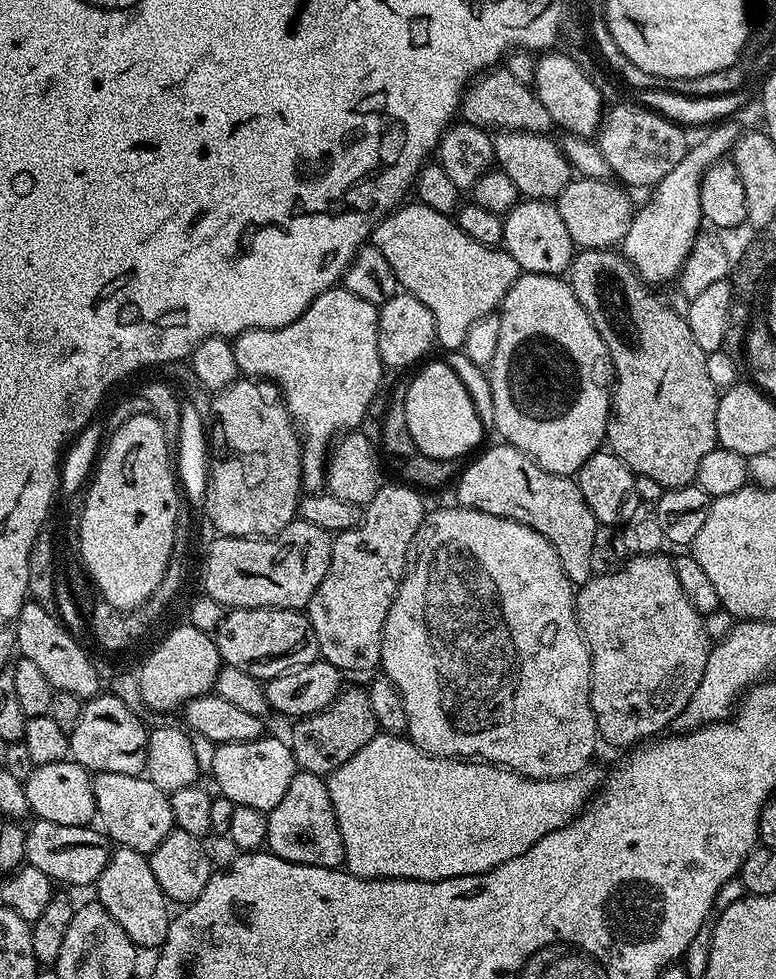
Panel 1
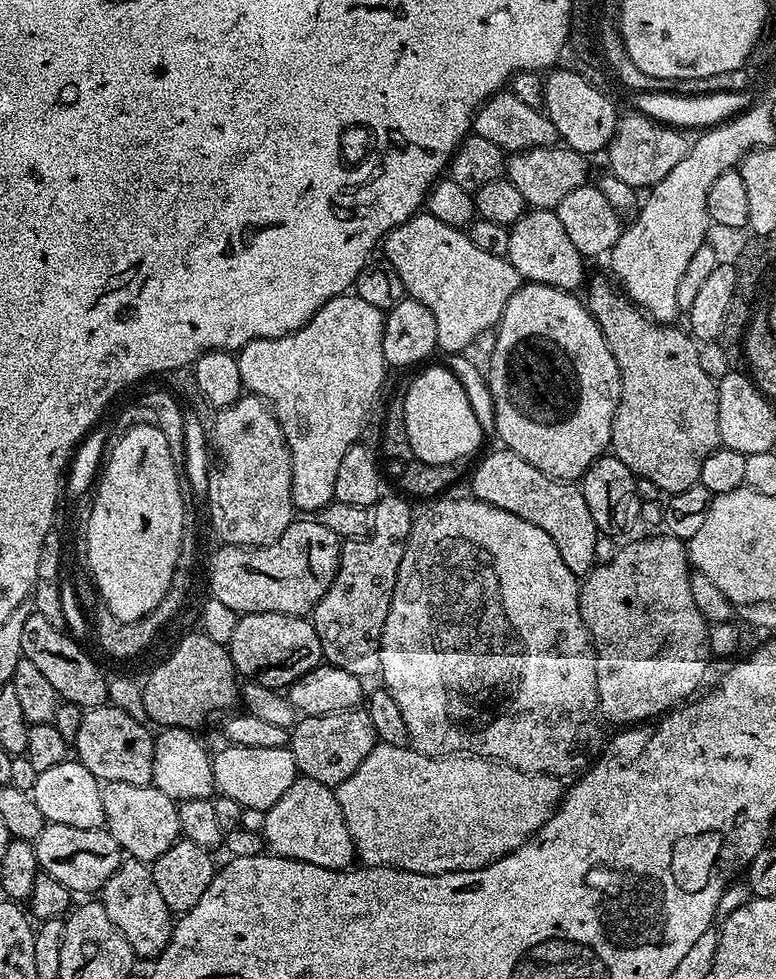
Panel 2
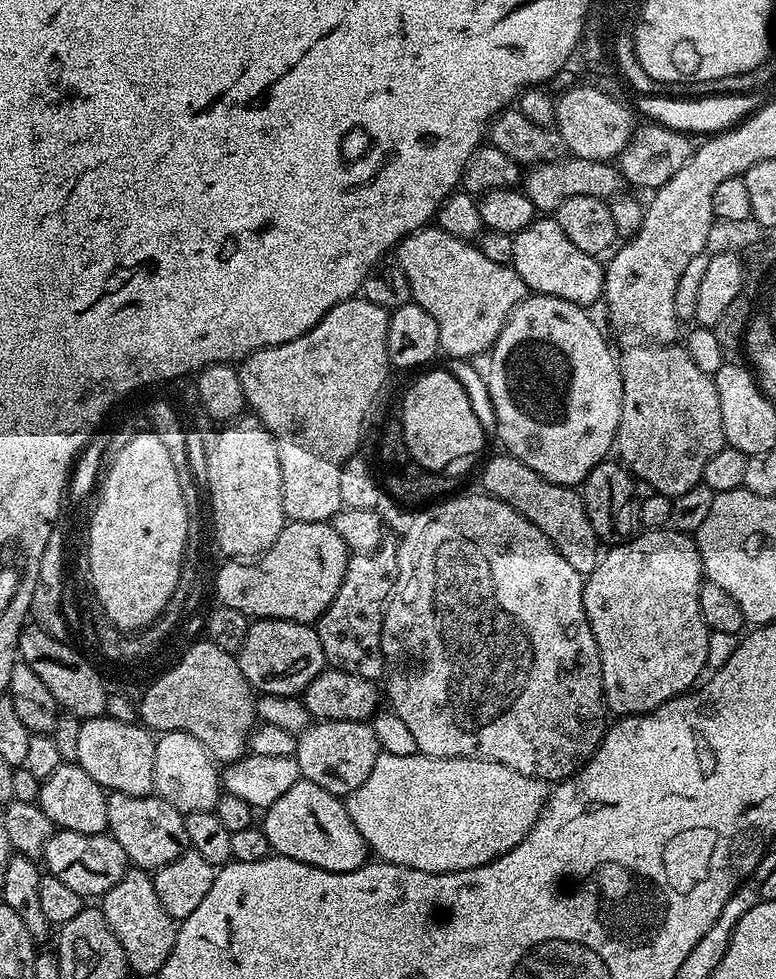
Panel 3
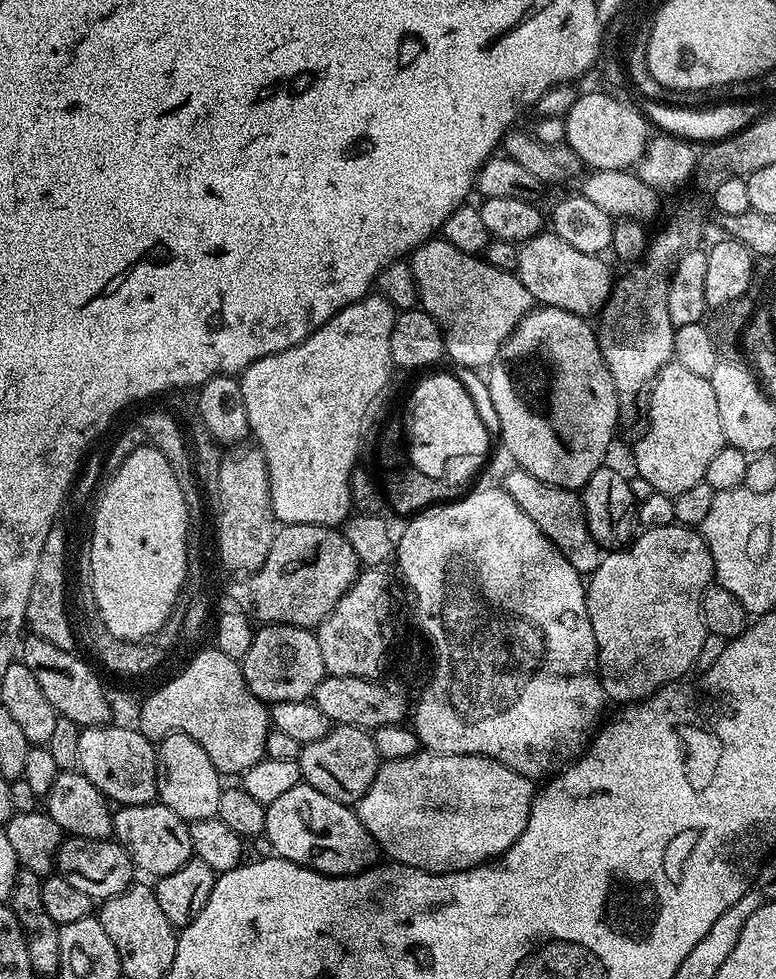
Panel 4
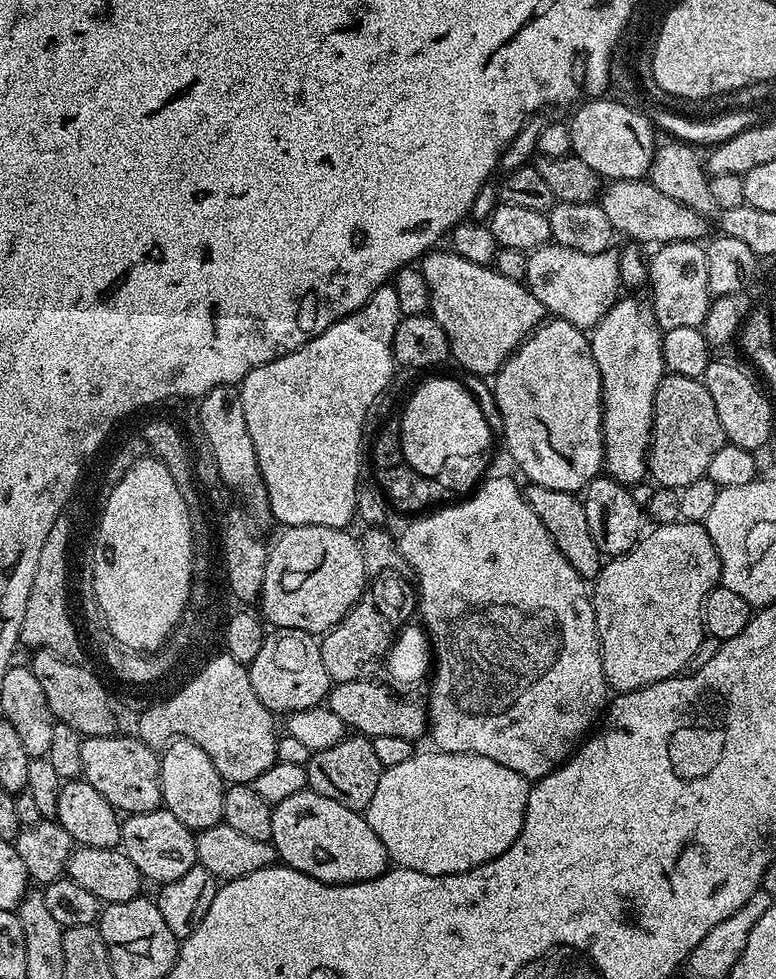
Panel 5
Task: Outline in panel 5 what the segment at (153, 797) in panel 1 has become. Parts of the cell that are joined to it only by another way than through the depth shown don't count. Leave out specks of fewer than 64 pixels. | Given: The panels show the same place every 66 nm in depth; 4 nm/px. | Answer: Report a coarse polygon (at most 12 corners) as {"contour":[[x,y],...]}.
{"contour":[[161,806],[123,817],[119,847],[145,881],[197,867],[193,829]]}

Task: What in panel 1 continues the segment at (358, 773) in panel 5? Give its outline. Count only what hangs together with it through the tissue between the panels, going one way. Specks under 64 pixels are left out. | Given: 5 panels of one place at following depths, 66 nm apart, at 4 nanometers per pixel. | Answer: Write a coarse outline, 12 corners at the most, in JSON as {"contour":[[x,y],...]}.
{"contour":[[363,687],[297,719],[297,769],[322,777],[378,735]]}

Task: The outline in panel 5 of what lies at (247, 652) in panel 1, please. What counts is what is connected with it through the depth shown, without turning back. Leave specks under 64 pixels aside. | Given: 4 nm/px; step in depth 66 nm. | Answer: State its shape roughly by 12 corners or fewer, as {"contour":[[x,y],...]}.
{"contour":[[269,631],[247,665],[273,714],[321,707],[330,681],[311,632]]}

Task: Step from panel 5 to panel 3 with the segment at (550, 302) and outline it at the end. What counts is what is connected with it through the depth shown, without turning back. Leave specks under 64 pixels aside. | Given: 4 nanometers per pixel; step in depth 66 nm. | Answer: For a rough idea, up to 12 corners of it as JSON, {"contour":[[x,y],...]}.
{"contour":[[552,218],[512,237],[529,293],[589,306],[604,268]]}

